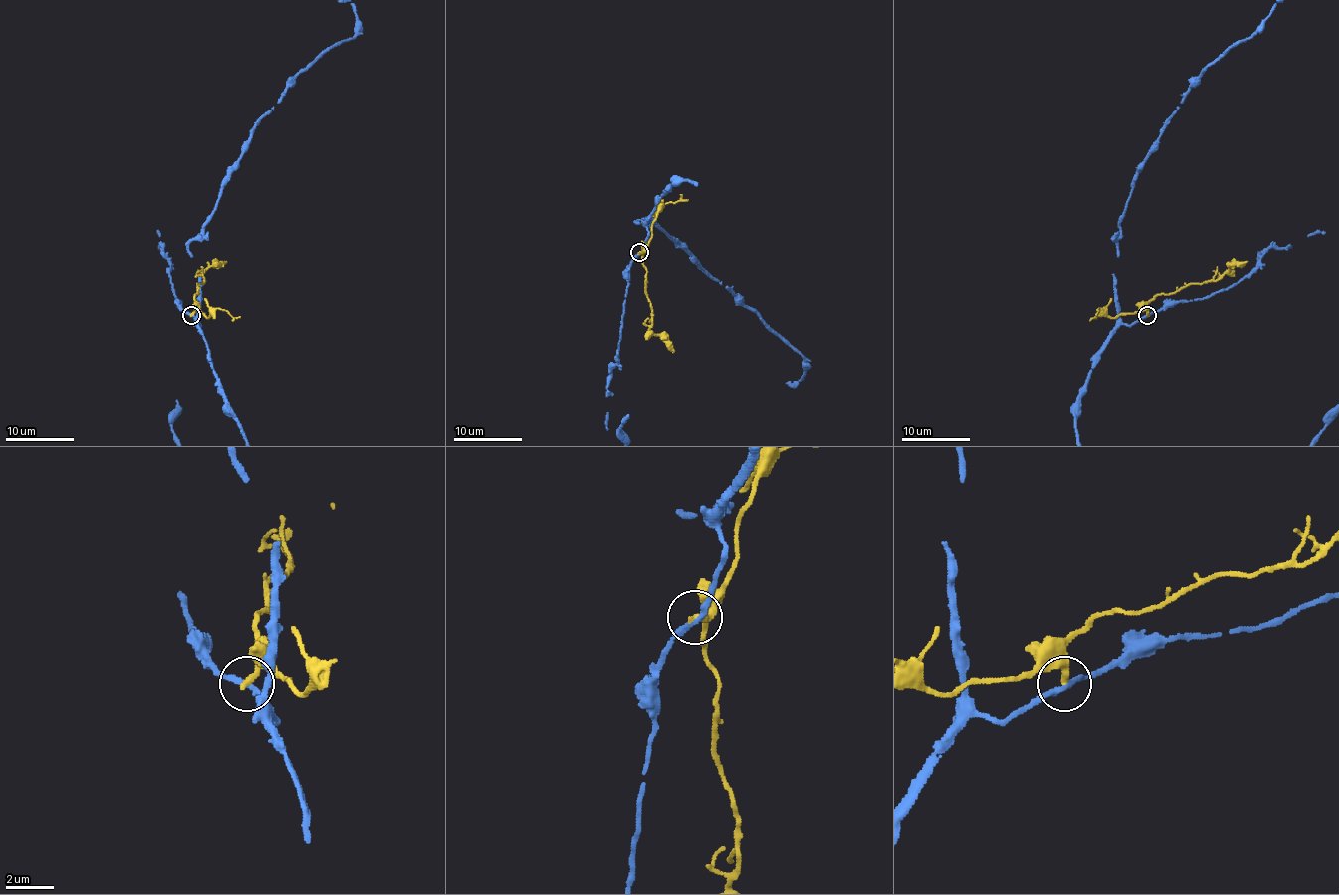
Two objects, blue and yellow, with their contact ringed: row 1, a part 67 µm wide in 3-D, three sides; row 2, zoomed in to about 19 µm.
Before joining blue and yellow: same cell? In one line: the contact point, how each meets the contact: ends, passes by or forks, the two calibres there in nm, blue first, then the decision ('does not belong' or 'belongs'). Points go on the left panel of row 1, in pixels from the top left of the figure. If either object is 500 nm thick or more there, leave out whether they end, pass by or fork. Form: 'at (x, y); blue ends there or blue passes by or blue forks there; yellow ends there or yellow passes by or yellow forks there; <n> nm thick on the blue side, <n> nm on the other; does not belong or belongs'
at (191, 315); blue passes by; yellow ends there; 220 nm thick on the blue side, 320 nm on the other; does not belong

